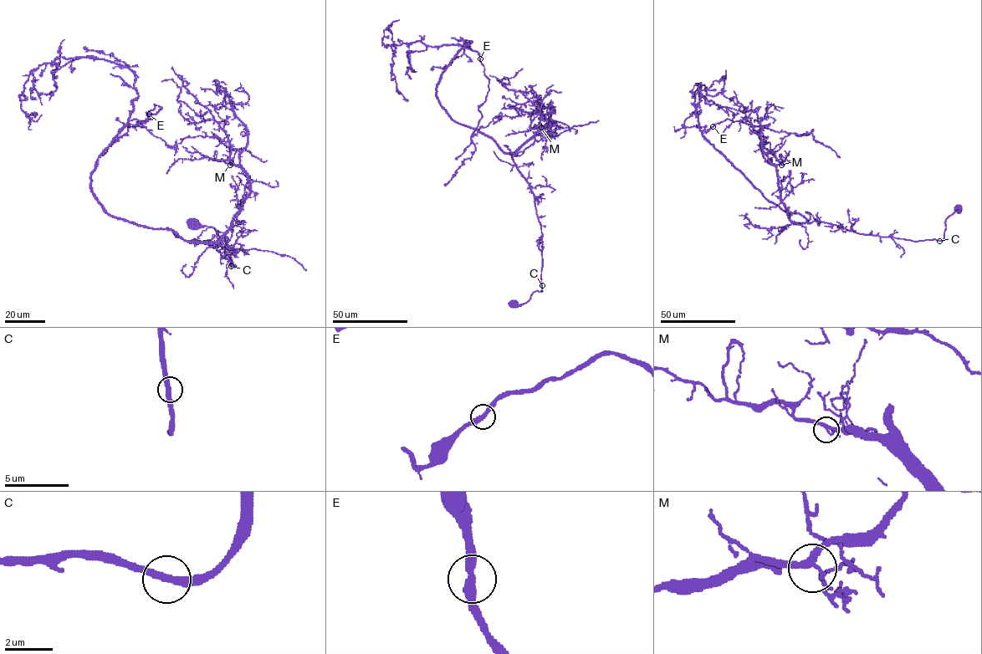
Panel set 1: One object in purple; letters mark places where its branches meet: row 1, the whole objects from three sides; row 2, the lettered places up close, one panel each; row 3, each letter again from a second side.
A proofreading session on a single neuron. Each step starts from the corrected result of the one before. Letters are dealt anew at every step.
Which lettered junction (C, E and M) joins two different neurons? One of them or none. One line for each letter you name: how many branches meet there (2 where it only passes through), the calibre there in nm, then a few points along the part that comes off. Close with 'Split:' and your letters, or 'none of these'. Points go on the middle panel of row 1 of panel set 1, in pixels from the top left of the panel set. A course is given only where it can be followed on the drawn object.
Split: none of these

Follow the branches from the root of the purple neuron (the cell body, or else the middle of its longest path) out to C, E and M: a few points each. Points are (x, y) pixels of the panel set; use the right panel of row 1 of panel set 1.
C: (958, 208), (946, 220), (944, 238), (939, 241)
E: (958, 208), (946, 220), (941, 241), (809, 223), (770, 202), (715, 148), (703, 132), (713, 126)
M: (958, 208), (946, 220), (941, 241), (861, 234), (820, 221), (793, 222), (780, 198), (775, 166), (781, 165)

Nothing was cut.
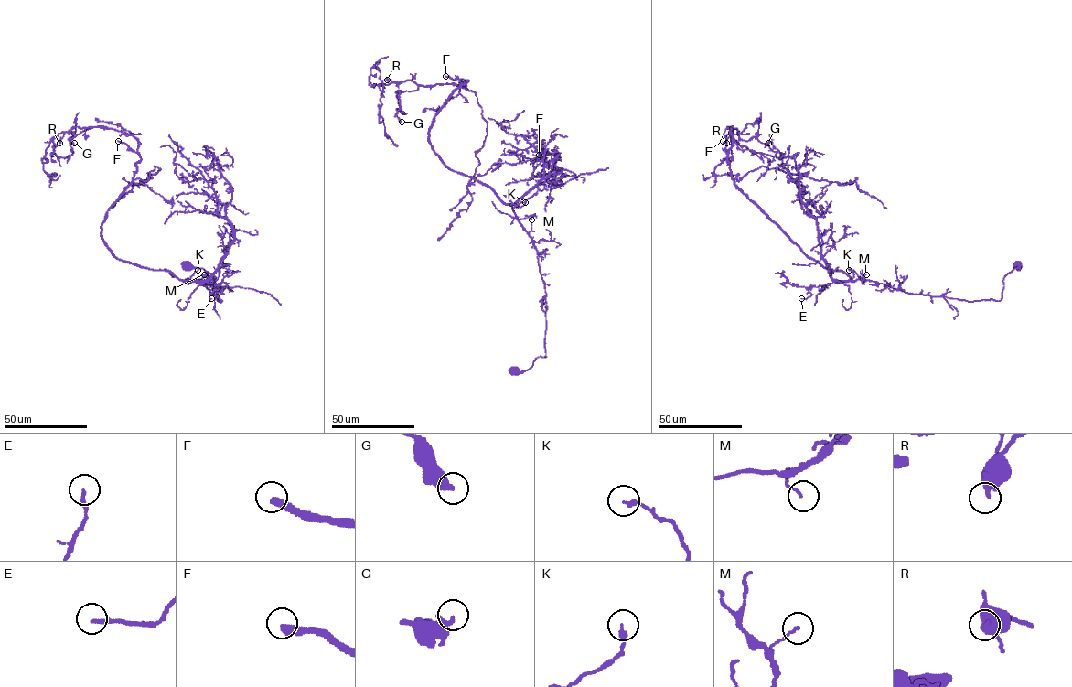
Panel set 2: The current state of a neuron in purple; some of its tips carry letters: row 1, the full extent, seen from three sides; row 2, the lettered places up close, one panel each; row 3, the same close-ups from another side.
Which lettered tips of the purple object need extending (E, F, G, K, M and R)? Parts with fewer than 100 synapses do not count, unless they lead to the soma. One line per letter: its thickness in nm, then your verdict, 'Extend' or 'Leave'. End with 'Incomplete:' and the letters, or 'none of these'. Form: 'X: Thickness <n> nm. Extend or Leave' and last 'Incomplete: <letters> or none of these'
E: Thickness 190 nm. Leave
F: Thickness 400 nm. Extend
G: Thickness 400 nm. Leave
K: Thickness 200 nm. Leave
M: Thickness 110 nm. Leave
R: Thickness 400 nm. Leave
Incomplete: F

